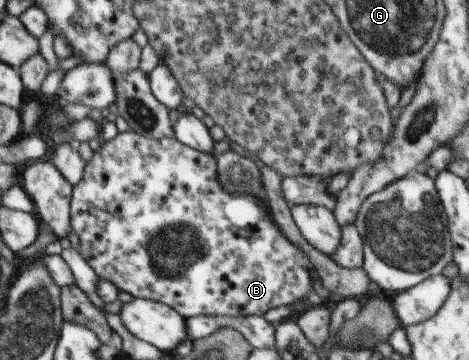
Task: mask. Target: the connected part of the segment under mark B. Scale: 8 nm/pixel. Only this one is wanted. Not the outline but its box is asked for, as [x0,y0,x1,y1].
[71,130,313,319]

